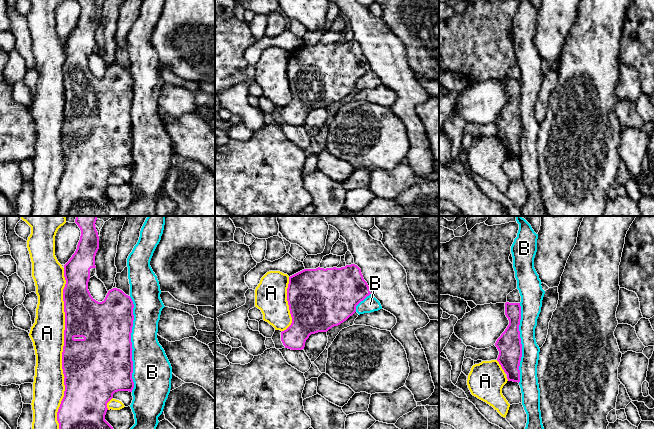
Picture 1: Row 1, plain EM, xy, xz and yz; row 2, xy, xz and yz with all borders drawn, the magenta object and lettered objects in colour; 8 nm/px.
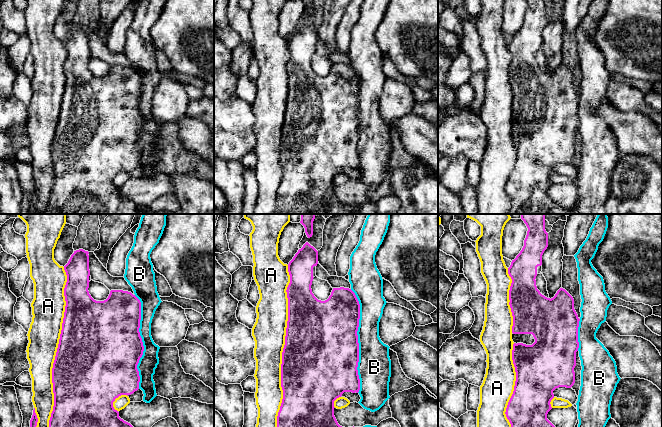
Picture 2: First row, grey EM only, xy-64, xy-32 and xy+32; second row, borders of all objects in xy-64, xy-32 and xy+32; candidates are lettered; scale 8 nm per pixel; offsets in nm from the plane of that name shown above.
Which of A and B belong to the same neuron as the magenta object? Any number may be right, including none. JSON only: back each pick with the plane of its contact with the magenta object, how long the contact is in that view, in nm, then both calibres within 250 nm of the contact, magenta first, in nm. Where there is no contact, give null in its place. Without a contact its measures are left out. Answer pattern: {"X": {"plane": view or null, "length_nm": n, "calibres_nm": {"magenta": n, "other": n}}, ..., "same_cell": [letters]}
{"same_cell": []}

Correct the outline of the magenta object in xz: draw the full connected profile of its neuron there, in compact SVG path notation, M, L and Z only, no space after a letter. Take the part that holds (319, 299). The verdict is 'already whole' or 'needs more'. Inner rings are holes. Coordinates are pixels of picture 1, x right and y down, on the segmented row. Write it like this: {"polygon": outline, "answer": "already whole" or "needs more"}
{"polygon": "M355 265L341 268L304 269L289 277L287 301L292 317L291 325L281 332L285 348L302 350L311 334L327 332L346 321L356 312L356 306L371 294L361 269Z", "answer": "already whole"}

